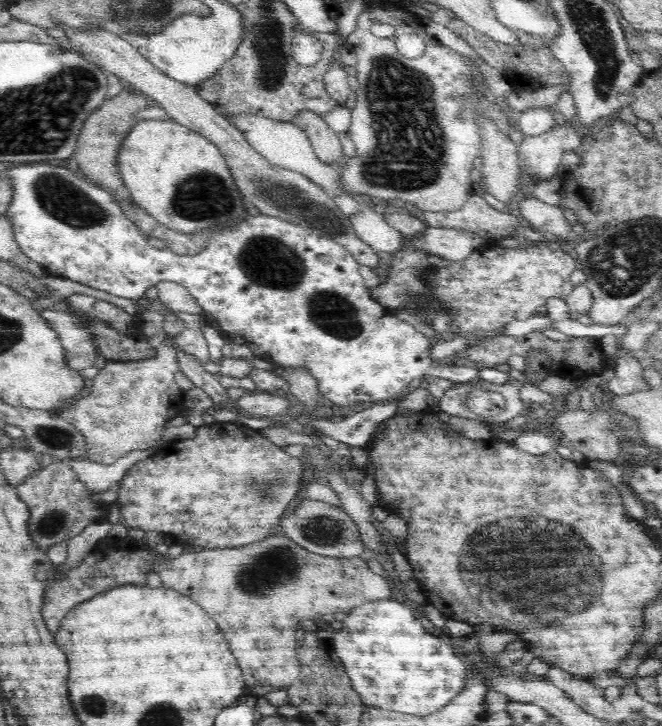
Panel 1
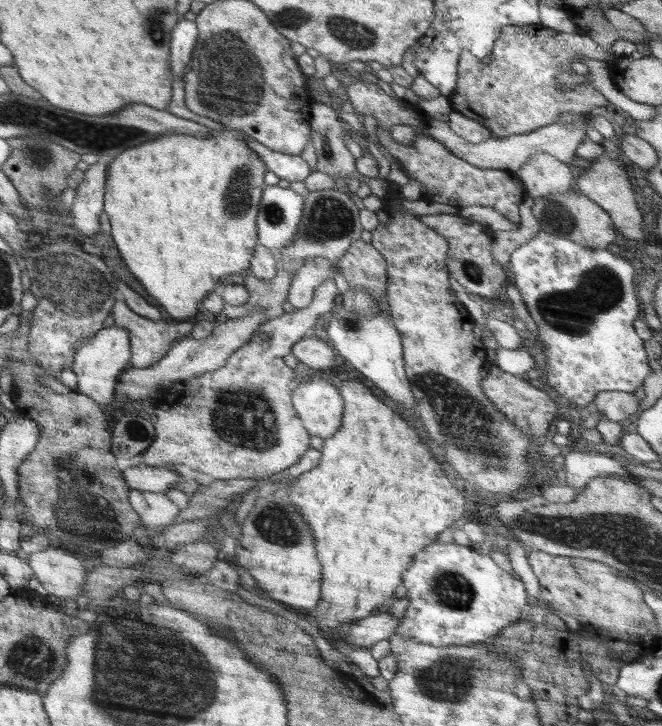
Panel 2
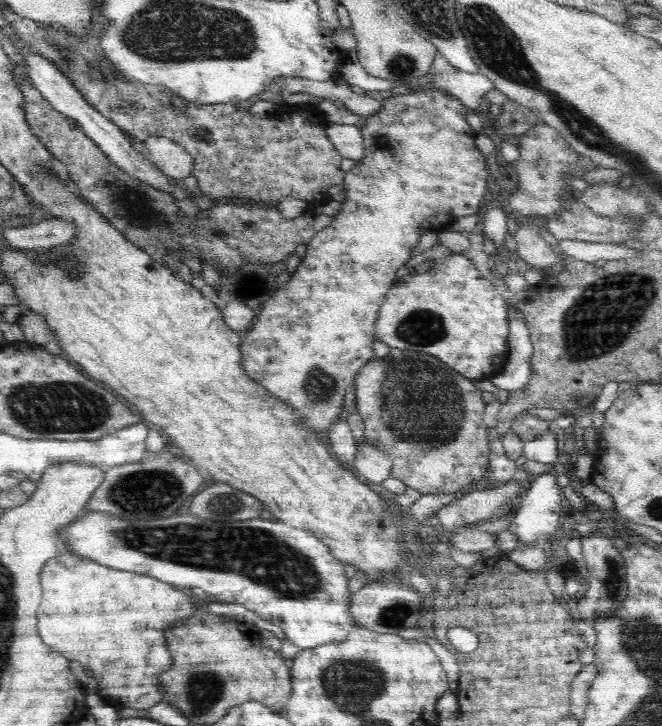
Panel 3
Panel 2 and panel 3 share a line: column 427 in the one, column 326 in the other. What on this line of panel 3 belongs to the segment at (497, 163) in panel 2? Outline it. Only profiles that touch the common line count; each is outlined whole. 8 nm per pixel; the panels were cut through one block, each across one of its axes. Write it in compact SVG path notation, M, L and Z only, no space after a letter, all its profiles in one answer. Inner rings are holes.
M329 123L325 129L333 147L345 159L360 160L363 157L363 136L356 125Z

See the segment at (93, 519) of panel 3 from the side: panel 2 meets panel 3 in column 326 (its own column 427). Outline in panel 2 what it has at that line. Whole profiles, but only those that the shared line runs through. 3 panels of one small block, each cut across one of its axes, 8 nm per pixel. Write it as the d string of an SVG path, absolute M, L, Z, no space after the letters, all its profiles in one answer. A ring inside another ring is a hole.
M434 542L428 548L424 548L404 574L404 586L408 590L409 602L395 633L401 639L431 644L438 648L486 643L521 619L524 609L528 606L524 583L517 576L498 567L489 556L478 552L476 548L458 545L455 542L448 546Z

